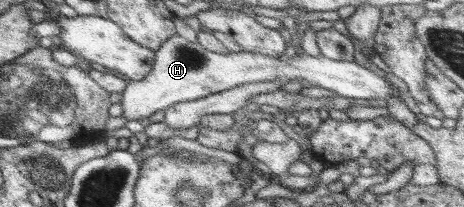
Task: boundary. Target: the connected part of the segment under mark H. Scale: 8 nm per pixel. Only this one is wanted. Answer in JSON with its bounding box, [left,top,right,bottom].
[122,35,400,120]

